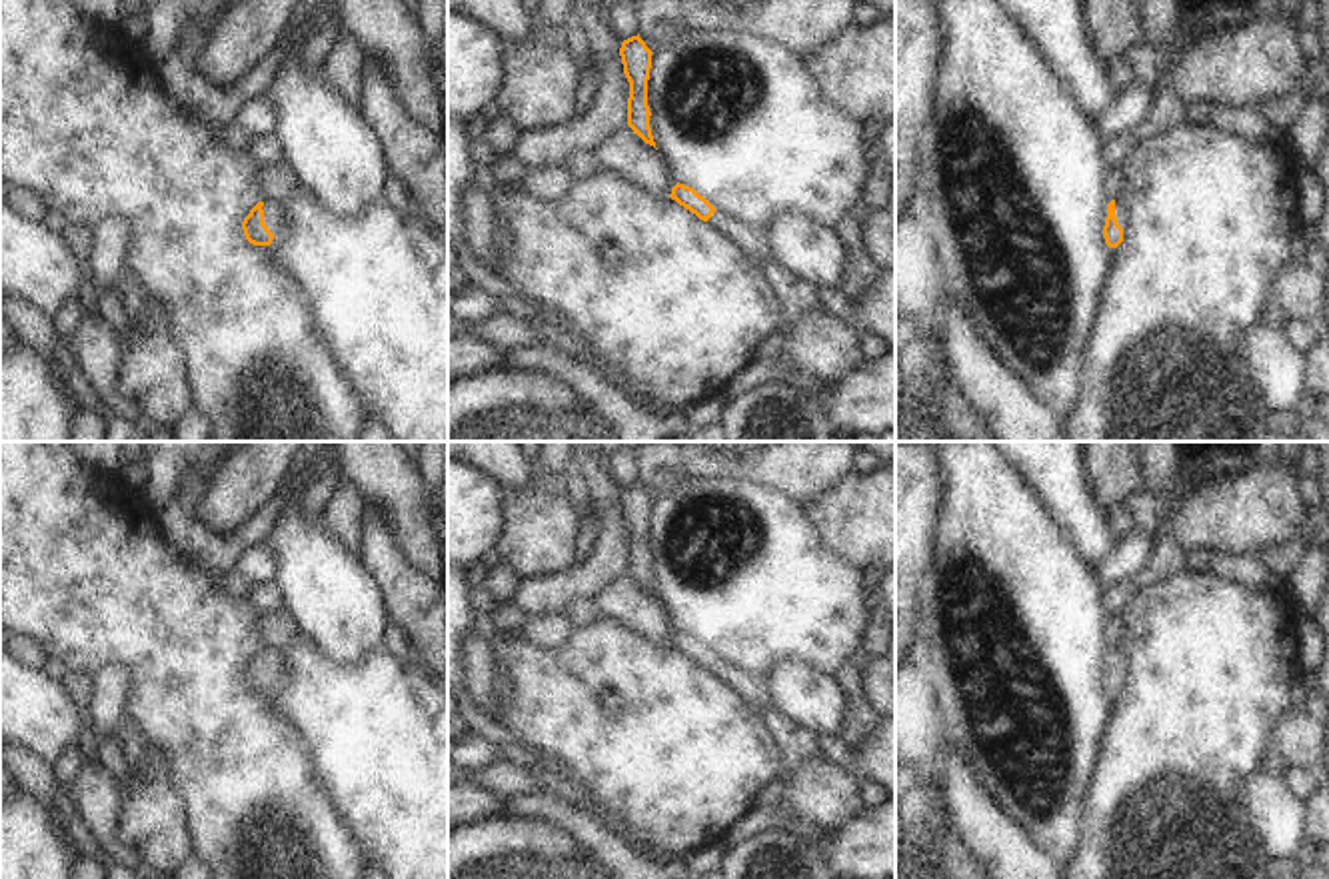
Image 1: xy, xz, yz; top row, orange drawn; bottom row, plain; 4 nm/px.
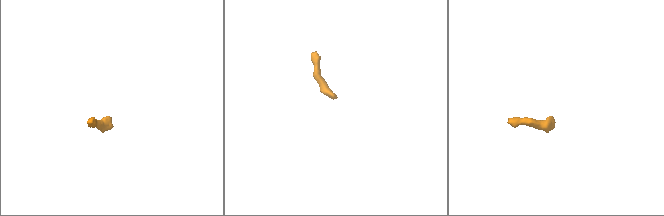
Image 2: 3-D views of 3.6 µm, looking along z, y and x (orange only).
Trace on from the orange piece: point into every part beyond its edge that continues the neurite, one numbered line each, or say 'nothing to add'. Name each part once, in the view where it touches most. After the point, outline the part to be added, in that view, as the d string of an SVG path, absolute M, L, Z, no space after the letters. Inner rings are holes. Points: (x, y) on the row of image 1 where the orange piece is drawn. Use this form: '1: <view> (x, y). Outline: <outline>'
1: xy (274, 216). Outline: M264 200L264 224L272 234L282 234L286 230L286 210L276 200Z

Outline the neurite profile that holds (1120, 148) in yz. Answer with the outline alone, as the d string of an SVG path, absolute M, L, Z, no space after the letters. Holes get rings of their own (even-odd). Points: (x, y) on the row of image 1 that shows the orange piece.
M1123 132L1119 136L1113 136L1111 140L1105 140L1103 158L1109 170L1121 168L1141 146L1141 142L1143 140L1139 140L1133 132Z

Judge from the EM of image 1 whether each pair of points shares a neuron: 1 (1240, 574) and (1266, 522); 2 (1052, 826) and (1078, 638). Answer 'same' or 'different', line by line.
1: different
2: same

